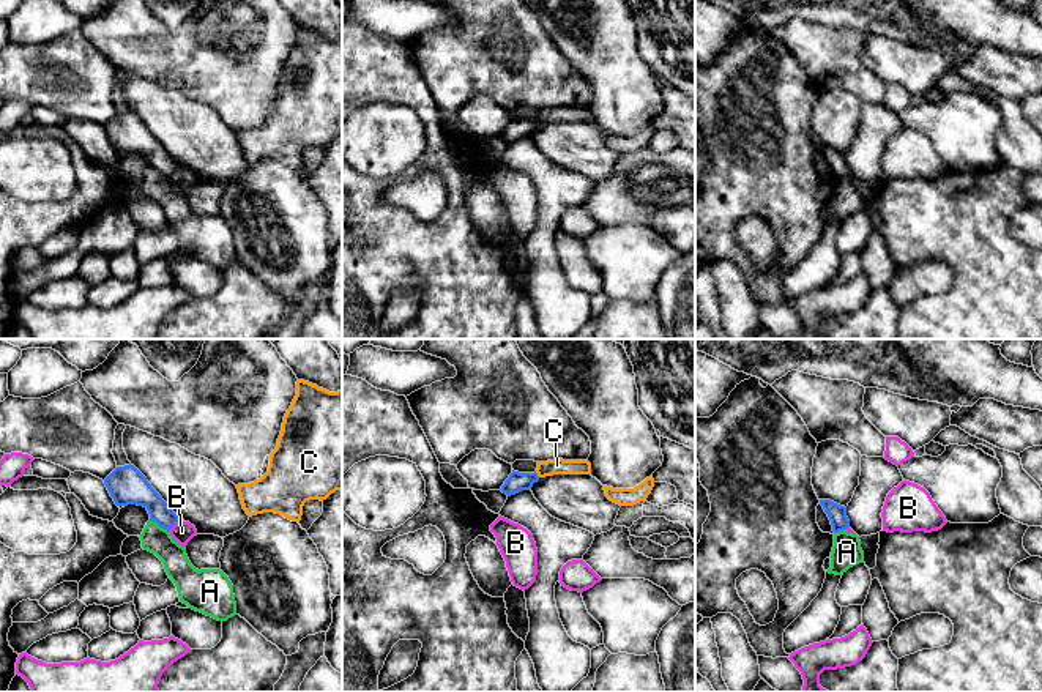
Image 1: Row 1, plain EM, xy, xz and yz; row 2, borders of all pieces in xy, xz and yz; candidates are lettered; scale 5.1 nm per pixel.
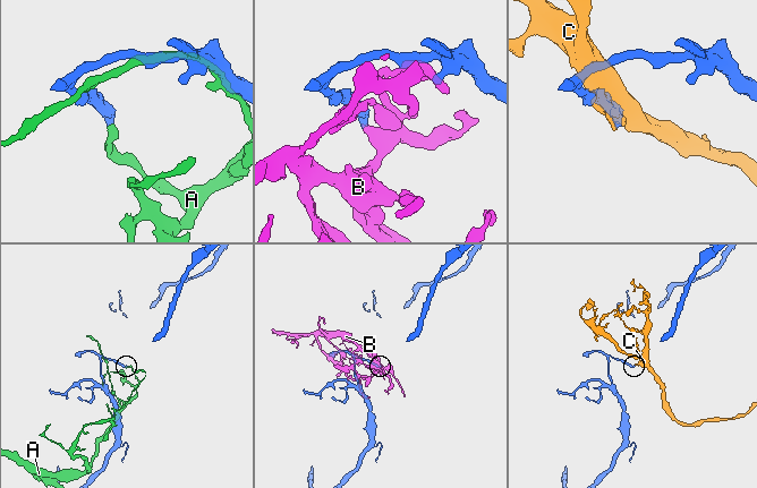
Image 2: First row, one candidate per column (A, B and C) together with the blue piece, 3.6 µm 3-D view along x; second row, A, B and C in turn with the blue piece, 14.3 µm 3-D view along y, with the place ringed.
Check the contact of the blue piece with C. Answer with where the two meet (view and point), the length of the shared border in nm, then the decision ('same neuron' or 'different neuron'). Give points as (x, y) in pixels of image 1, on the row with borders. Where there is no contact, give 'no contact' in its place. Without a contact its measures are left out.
xz (536, 475) | 40 nm | different neuron

